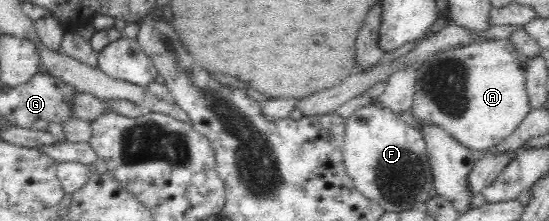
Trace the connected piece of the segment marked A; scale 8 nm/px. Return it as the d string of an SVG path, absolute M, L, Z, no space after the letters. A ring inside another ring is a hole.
M509 38L483 40L437 52L426 59L422 65L417 65L415 93L409 111L423 123L444 129L460 145L476 153L487 151L514 133L514 130L532 109L525 81L528 61L529 59L518 52Z

